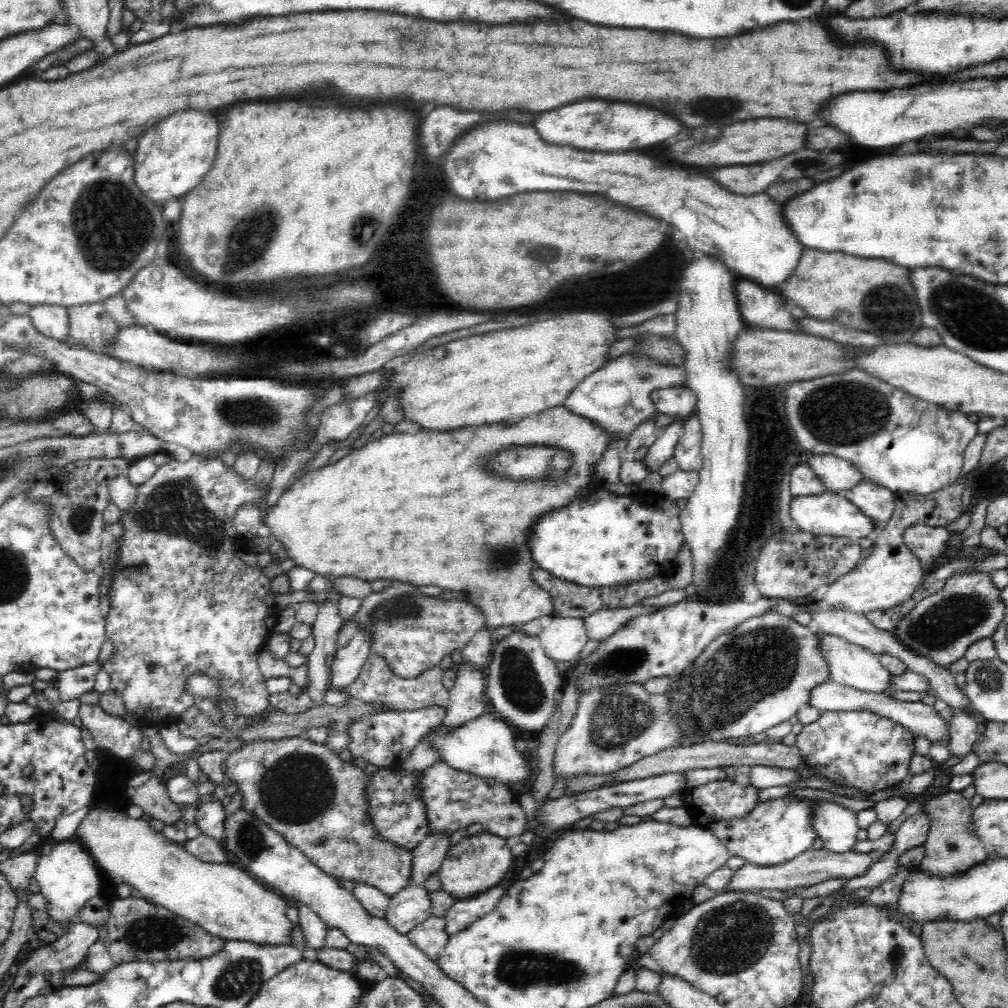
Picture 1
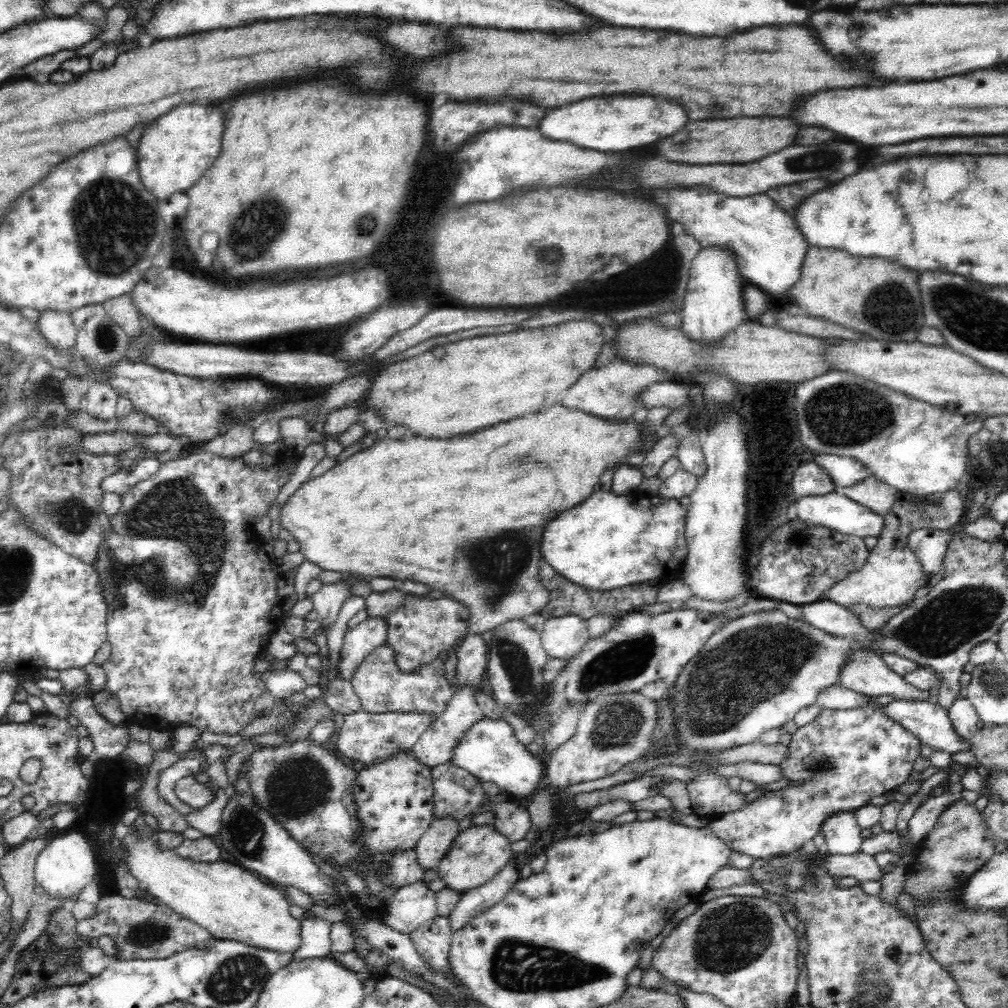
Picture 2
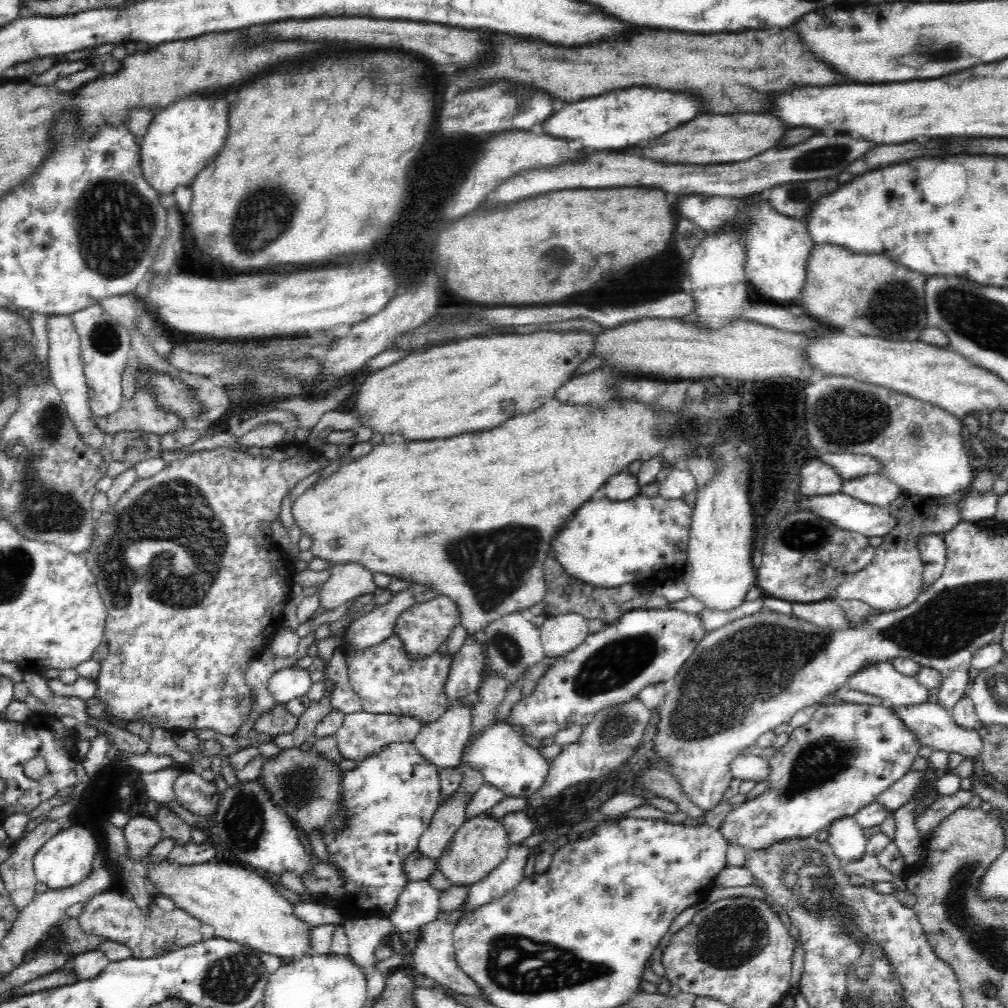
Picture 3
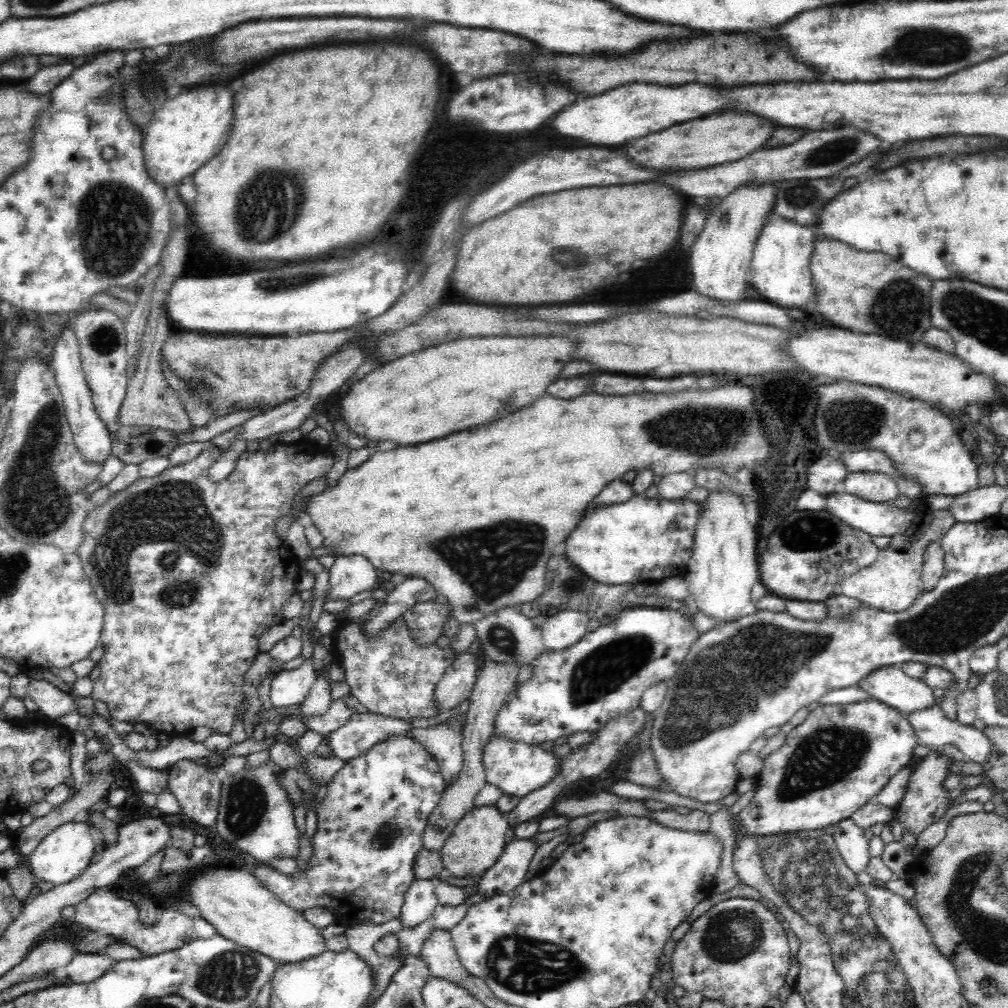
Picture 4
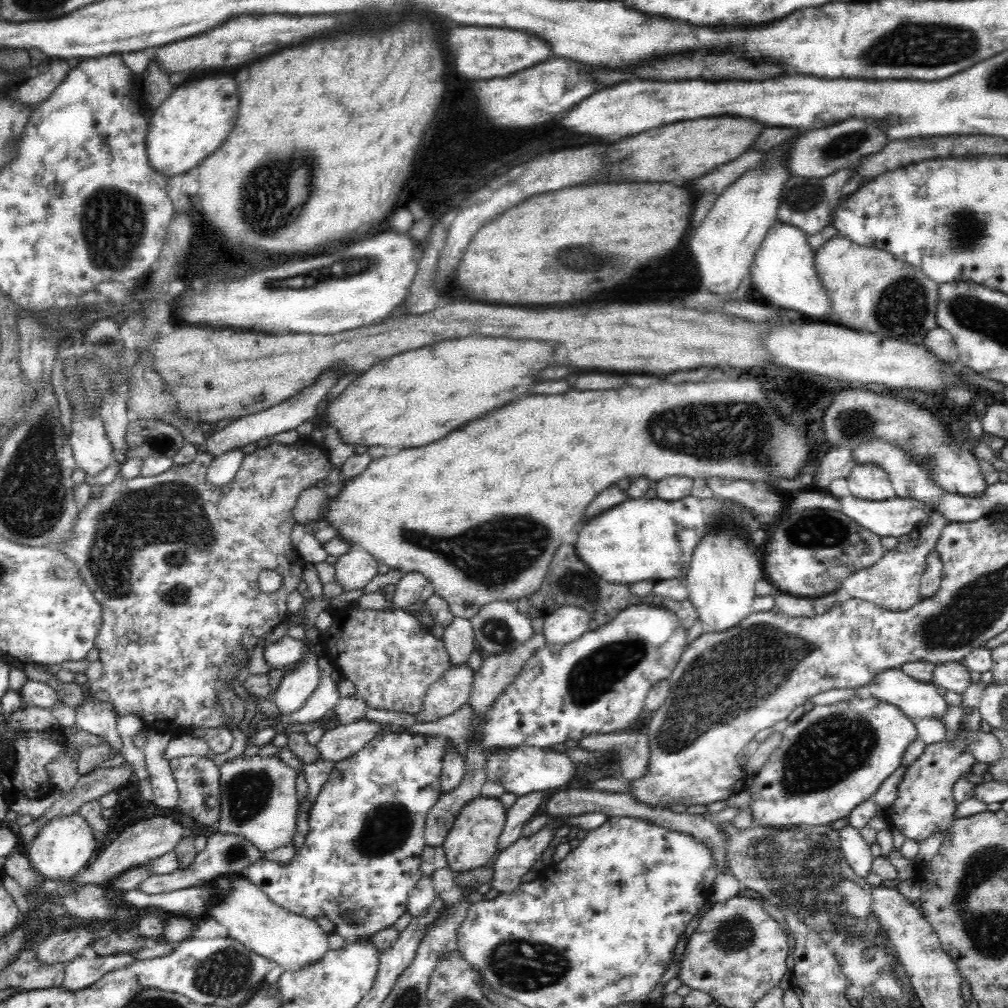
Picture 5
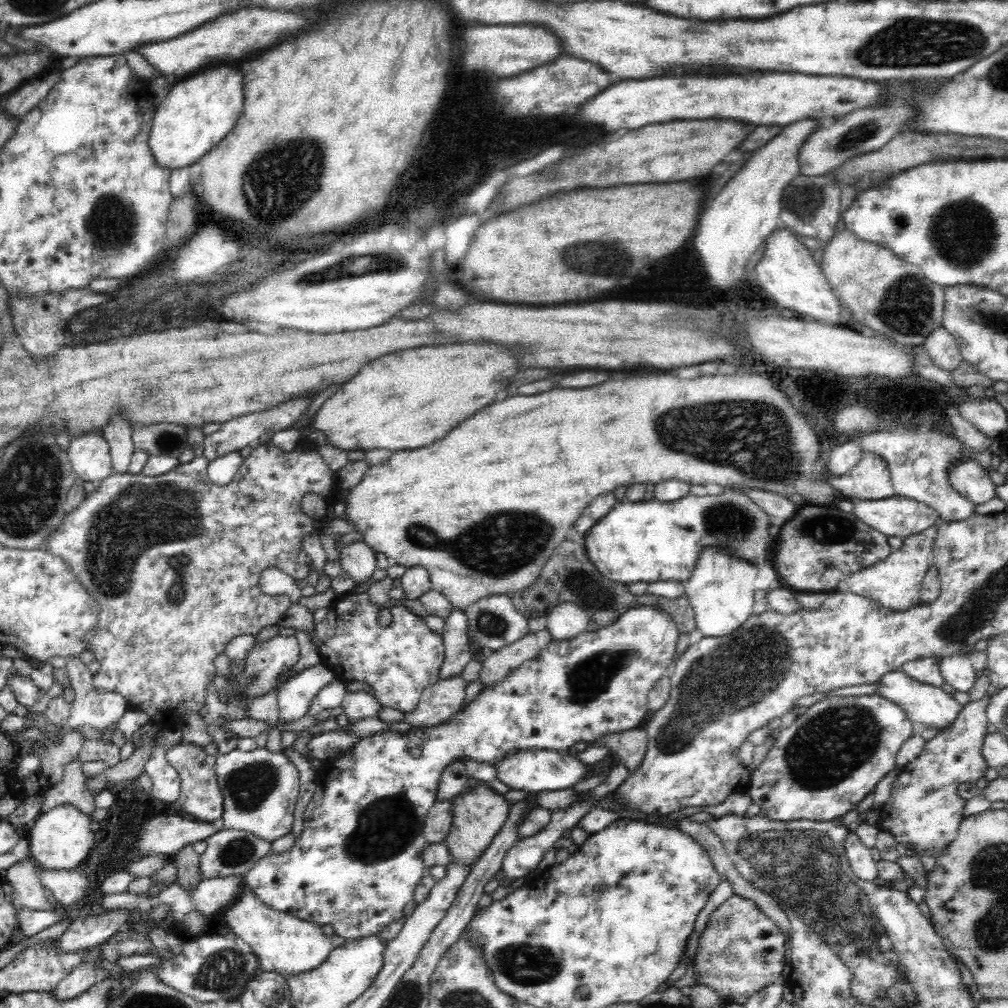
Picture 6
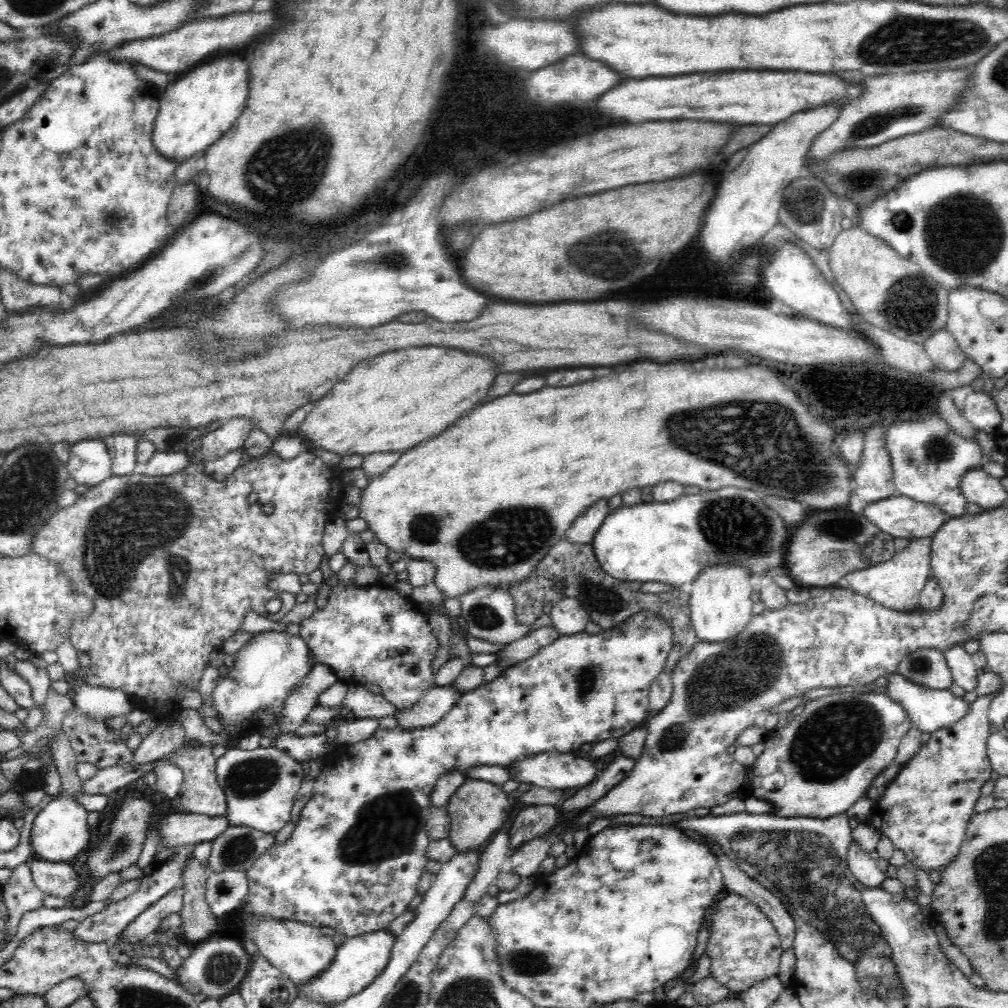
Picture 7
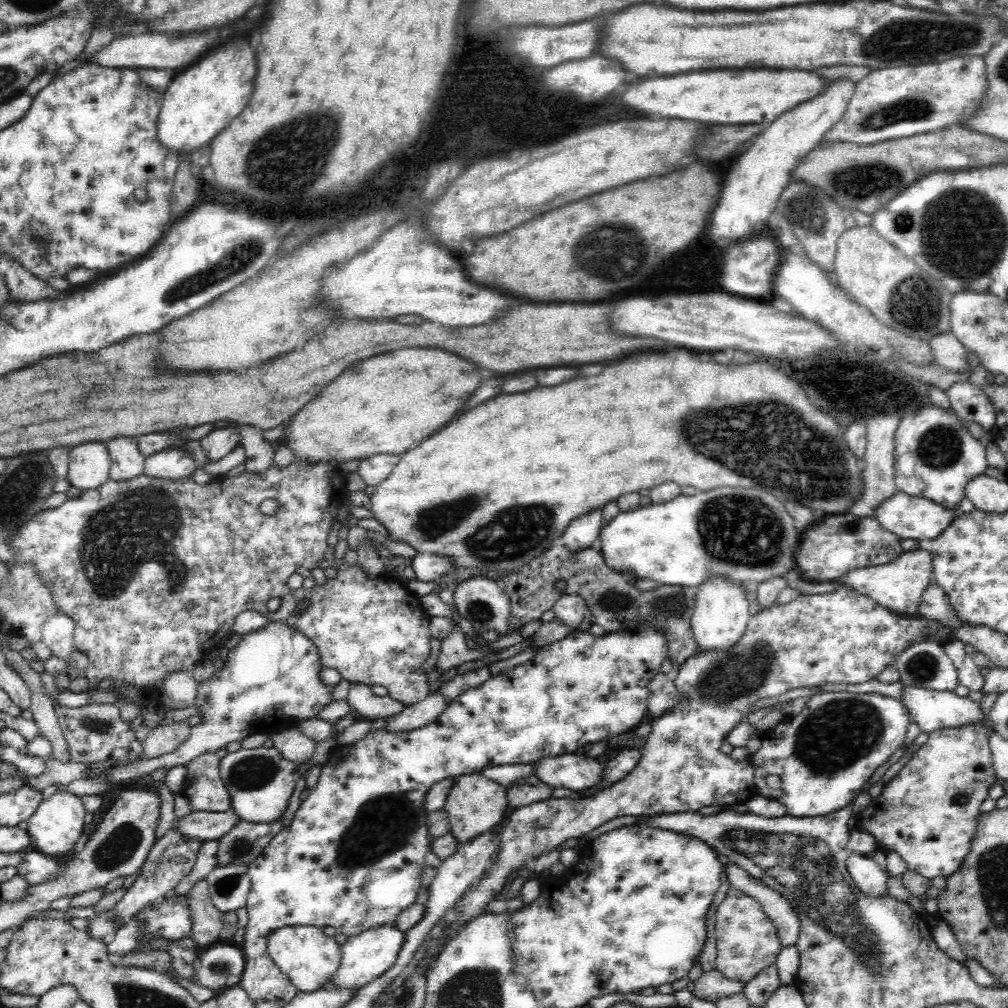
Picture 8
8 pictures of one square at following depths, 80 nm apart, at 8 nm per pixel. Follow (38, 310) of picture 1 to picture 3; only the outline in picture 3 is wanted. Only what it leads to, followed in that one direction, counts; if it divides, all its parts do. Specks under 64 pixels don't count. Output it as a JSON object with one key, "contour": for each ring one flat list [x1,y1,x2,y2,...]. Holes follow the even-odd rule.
{"contour":[[48,314,46,318,46,330,49,343,49,371,48,378,53,386,59,391,61,400,67,408,70,421,80,433,80,439,86,446,100,450,105,447,105,433,93,424,92,413,88,407,89,389,86,383,83,365,80,359,80,337,73,325,71,315]]}

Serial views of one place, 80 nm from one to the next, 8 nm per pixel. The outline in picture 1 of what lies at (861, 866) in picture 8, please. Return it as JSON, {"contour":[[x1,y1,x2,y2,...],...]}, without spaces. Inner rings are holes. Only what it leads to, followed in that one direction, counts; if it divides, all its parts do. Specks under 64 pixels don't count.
{"contour":[[810,801,812,828,822,840,824,849,832,853,849,852,857,842,856,813,830,801]]}

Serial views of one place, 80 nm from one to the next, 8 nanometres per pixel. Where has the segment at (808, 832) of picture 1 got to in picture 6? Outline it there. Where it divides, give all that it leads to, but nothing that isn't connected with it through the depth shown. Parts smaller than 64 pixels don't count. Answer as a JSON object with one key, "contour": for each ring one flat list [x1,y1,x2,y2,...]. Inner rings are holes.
{"contour":[[878,693,860,696,838,695,828,697,822,702,816,702,808,707,804,714,798,715,795,721,788,728,784,728,776,737,774,746,768,751,766,760,758,765,756,770,751,773,749,793,752,804,758,807,758,815,766,817,774,822,790,822,790,821,814,821,828,822,840,819,847,812,856,809,858,803,864,800,868,794,872,793,878,782,880,782,889,772,892,772,895,766,895,758,904,744,915,732,917,725,905,714,896,703,880,696]]}

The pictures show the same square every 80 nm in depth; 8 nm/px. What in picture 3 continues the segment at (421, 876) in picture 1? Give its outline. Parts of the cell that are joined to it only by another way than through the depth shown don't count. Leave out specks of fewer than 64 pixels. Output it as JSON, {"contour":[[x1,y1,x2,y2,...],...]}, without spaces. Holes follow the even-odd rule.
{"contour":[[472,767,464,768,463,777,455,795,447,803,438,806,428,829,420,835,417,850,433,862,440,859,456,832,460,831,465,823,468,798,485,782,484,777]]}

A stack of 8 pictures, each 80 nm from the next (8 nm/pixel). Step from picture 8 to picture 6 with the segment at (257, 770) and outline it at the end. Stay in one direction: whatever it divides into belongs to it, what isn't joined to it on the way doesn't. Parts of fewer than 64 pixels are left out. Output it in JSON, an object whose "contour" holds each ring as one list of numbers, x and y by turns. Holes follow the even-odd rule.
{"contour":[[236,748,227,754,216,755,217,783,223,796,222,824,224,830,236,830,251,833,256,838,271,844,292,832,294,806,298,800,300,780,294,763,283,751,270,752,264,748,254,751,241,751]]}

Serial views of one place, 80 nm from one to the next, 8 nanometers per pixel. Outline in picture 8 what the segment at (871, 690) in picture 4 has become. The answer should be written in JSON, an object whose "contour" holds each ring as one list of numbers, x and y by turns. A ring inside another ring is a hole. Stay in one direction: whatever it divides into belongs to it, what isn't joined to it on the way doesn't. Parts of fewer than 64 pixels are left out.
{"contour":[[898,680,902,685,902,692,898,700,908,709,910,718,921,728,921,732,930,734,938,728,958,728,966,722,978,722,978,718,984,720,985,714,980,708,979,702,972,701,969,697,960,697,954,691,926,689,919,686,906,686]]}

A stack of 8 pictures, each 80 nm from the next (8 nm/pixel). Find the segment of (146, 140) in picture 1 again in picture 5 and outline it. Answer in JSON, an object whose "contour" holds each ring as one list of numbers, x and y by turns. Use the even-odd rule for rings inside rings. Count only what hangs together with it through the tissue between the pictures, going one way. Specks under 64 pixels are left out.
{"contour":[[212,76,180,86,150,114,145,138,148,165,166,179,191,171,222,146,236,124,236,116,238,92,234,78]]}

